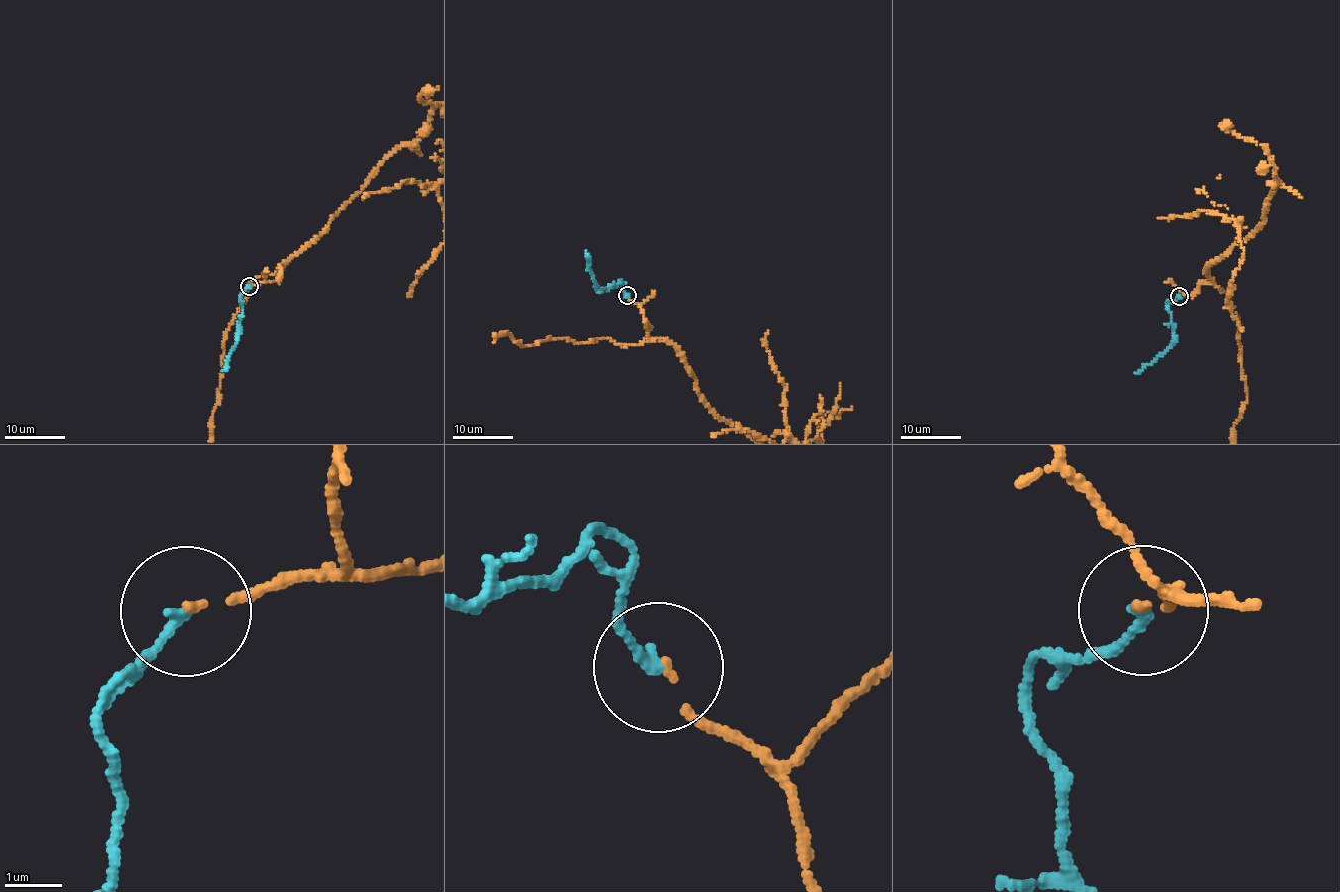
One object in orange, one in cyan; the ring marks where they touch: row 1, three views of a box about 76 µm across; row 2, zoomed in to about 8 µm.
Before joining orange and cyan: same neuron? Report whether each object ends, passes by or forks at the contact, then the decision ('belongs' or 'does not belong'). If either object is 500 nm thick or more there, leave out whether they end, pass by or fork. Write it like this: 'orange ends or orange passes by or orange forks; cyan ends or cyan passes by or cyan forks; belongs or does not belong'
orange ends; cyan ends; belongs

